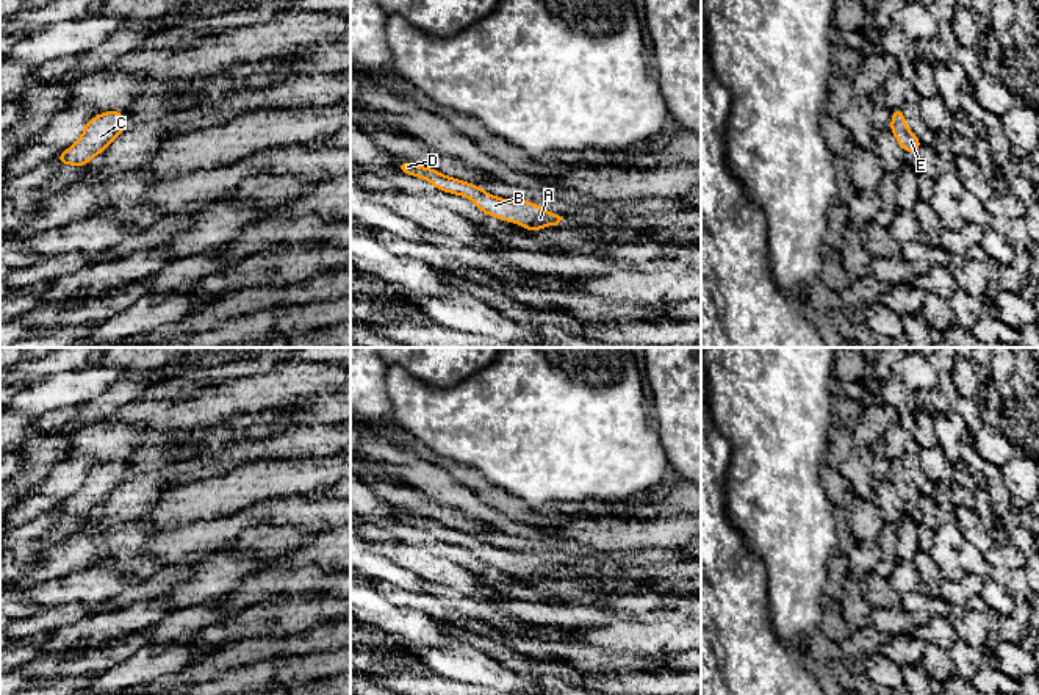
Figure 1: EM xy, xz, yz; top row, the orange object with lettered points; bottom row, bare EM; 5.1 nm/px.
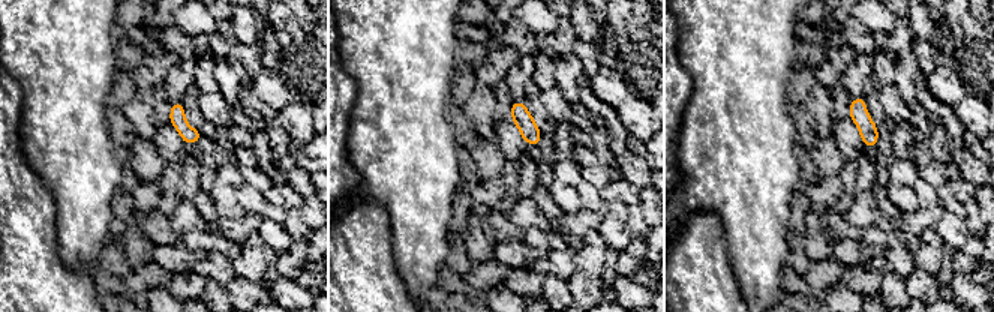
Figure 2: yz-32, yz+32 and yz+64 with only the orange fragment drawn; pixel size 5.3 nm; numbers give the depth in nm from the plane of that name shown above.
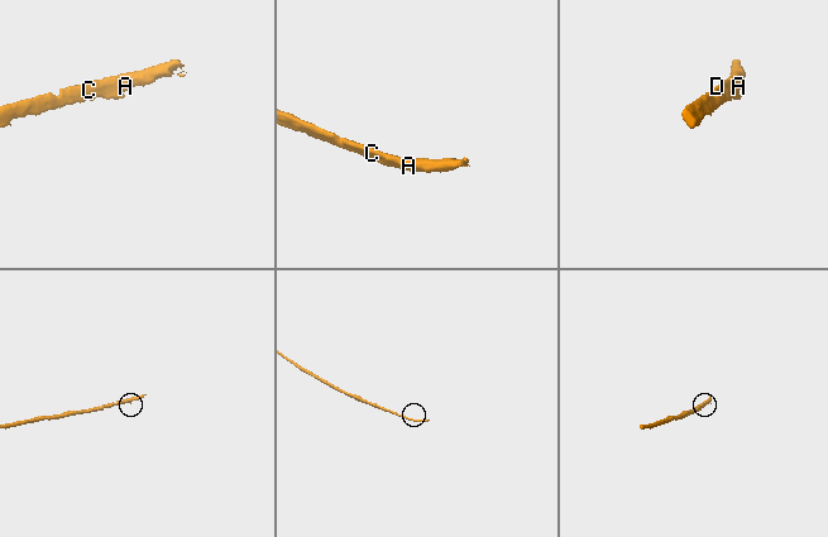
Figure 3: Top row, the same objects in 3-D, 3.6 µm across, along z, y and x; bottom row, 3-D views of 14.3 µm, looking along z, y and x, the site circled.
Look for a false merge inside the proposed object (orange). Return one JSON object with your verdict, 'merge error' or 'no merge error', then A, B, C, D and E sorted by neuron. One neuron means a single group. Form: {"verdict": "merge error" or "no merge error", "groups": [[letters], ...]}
{"verdict": "no merge error", "groups": [["A", "B", "C", "D", "E"]]}

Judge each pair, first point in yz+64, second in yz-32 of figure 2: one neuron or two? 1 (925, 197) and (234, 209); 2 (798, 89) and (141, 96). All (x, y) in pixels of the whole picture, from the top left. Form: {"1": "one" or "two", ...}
{"1": "two", "2": "two"}

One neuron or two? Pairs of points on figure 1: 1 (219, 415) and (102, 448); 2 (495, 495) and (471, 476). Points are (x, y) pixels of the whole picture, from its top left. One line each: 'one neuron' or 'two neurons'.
1: two neurons
2: one neuron

